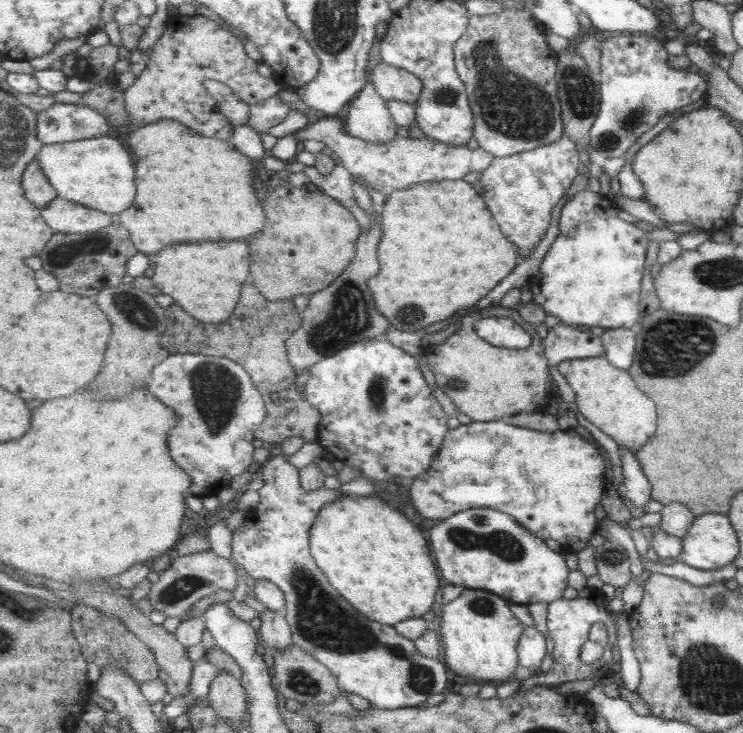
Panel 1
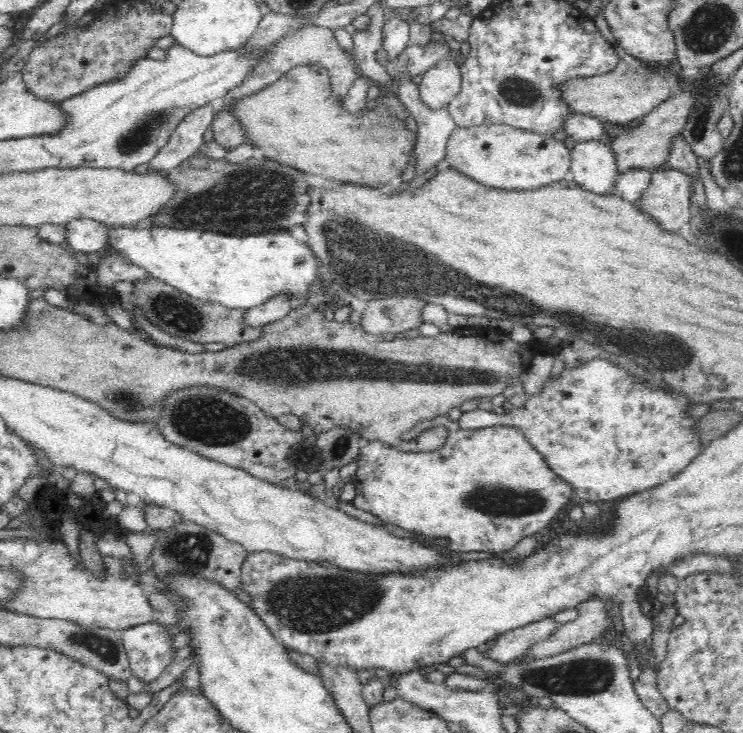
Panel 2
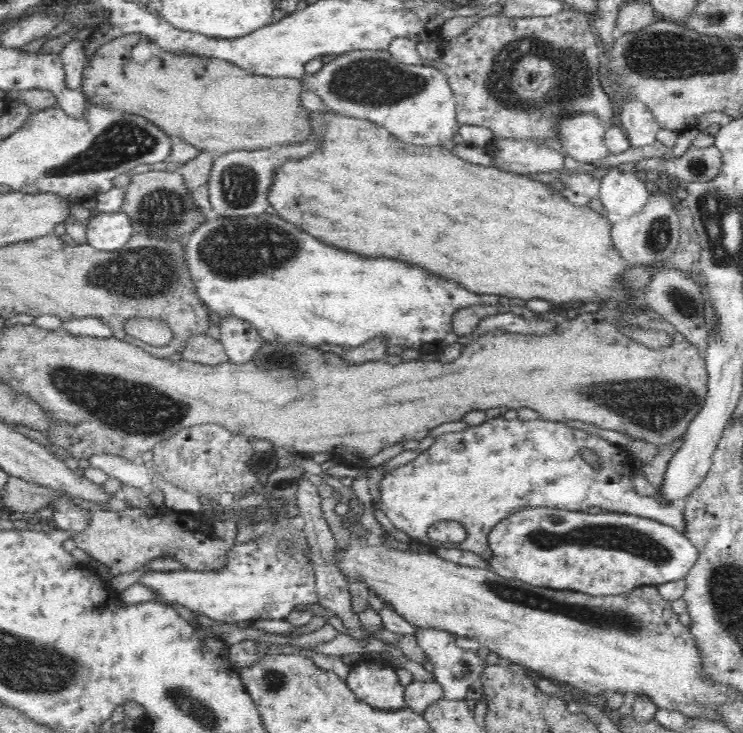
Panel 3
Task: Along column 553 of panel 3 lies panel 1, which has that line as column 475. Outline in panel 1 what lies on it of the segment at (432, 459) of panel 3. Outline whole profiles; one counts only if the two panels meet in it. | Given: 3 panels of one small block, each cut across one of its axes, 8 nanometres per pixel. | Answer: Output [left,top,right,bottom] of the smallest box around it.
[413,420,605,552]

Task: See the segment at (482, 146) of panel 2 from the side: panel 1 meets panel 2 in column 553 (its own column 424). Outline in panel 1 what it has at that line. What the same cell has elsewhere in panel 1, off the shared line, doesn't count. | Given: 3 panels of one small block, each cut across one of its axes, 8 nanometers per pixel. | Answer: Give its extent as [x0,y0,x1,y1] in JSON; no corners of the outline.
[294,117,495,198]

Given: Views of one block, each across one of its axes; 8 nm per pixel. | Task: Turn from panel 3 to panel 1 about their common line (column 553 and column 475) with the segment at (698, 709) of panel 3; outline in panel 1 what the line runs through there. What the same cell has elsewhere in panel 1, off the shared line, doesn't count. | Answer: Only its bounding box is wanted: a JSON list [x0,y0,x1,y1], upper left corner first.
[440,589,526,681]

